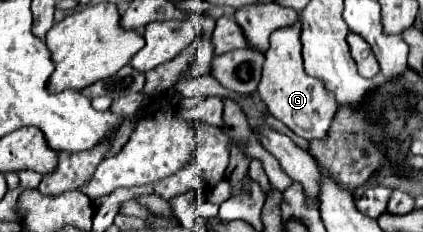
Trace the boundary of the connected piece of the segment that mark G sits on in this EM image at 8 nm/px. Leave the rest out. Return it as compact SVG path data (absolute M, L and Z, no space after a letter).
M300 18L292 26L284 26L272 32L270 36L270 48L266 50L266 62L264 62L264 76L258 86L258 94L262 96L262 102L268 106L270 114L278 120L282 120L294 134L298 134L304 140L310 138L324 138L328 132L330 120L336 112L336 100L326 92L324 84L320 80L308 76L304 72L304 60L302 60L302 44L300 44Z

